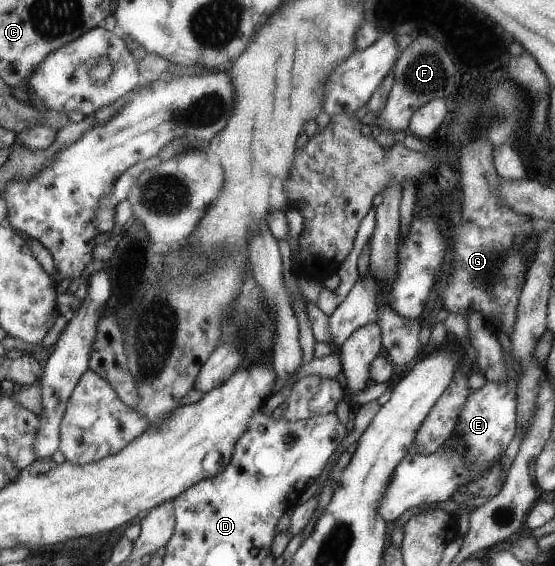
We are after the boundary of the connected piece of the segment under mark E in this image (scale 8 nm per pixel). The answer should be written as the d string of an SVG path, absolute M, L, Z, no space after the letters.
M510 379L485 381L478 389L472 389L457 416L455 426L448 437L433 453L408 454L395 467L385 496L379 503L379 515L386 521L396 520L406 508L438 503L450 498L463 484L481 477L514 438L517 428L516 385Z

